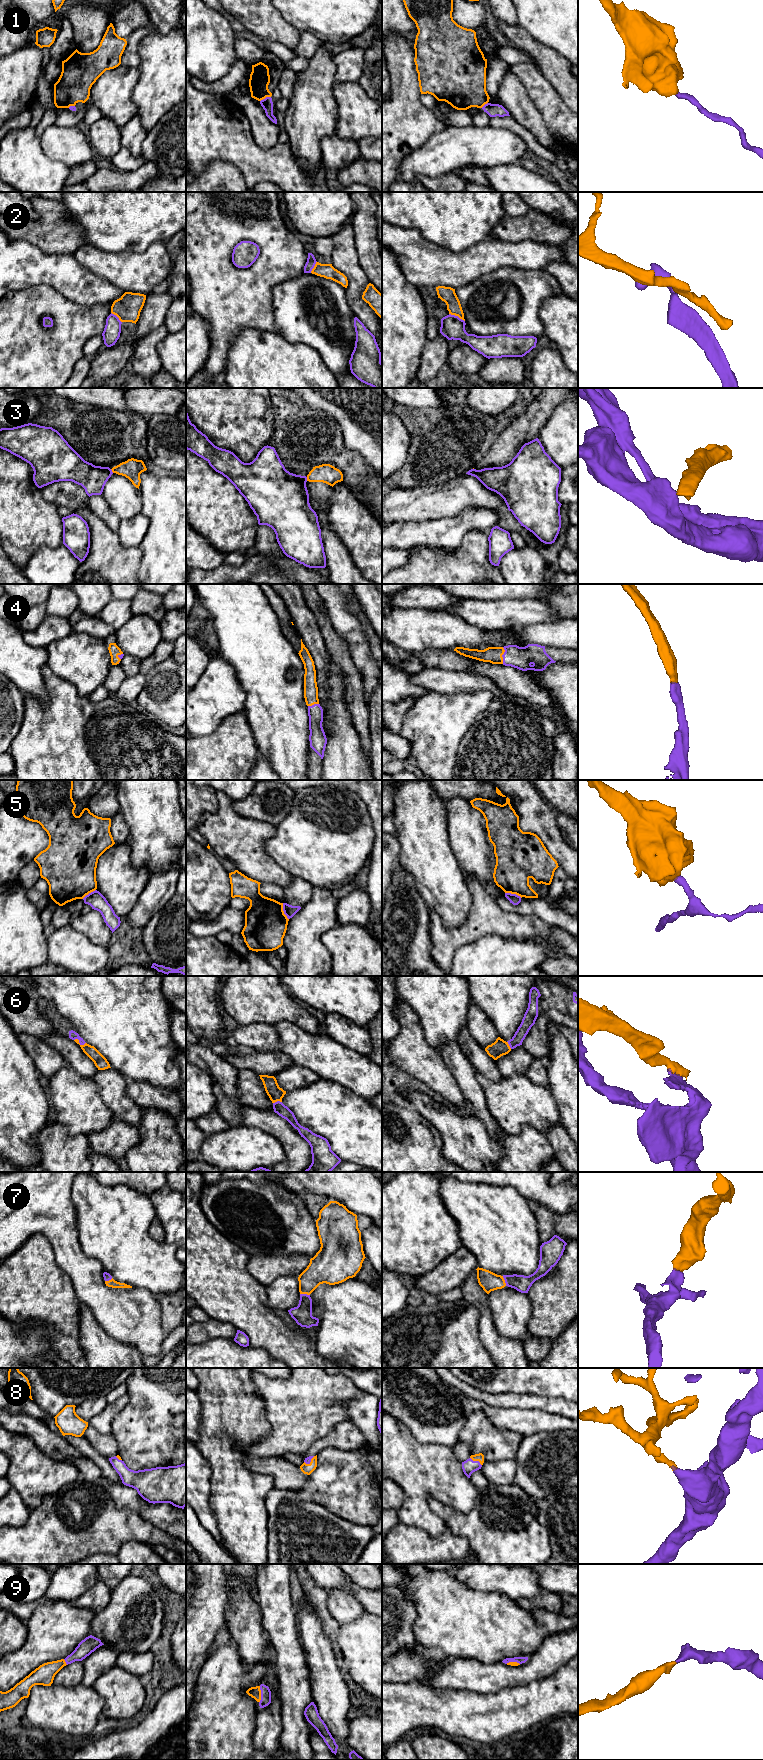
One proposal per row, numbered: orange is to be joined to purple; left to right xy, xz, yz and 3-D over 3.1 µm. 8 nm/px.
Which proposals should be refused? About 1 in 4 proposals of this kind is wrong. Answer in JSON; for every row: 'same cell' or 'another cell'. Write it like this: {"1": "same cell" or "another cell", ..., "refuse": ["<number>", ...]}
{"1": "another cell", "2": "another cell", "3": "another cell", "4": "same cell", "5": "another cell", "6": "same cell", "7": "same cell", "8": "same cell", "9": "same cell", "refuse": ["1", "2", "3", "5"]}

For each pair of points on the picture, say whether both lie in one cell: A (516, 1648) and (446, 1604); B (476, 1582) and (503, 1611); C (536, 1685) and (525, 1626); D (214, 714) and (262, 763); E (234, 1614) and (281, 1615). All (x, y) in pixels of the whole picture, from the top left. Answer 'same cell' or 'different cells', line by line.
A: same cell
B: different cells
C: different cells
D: different cells
E: different cells

